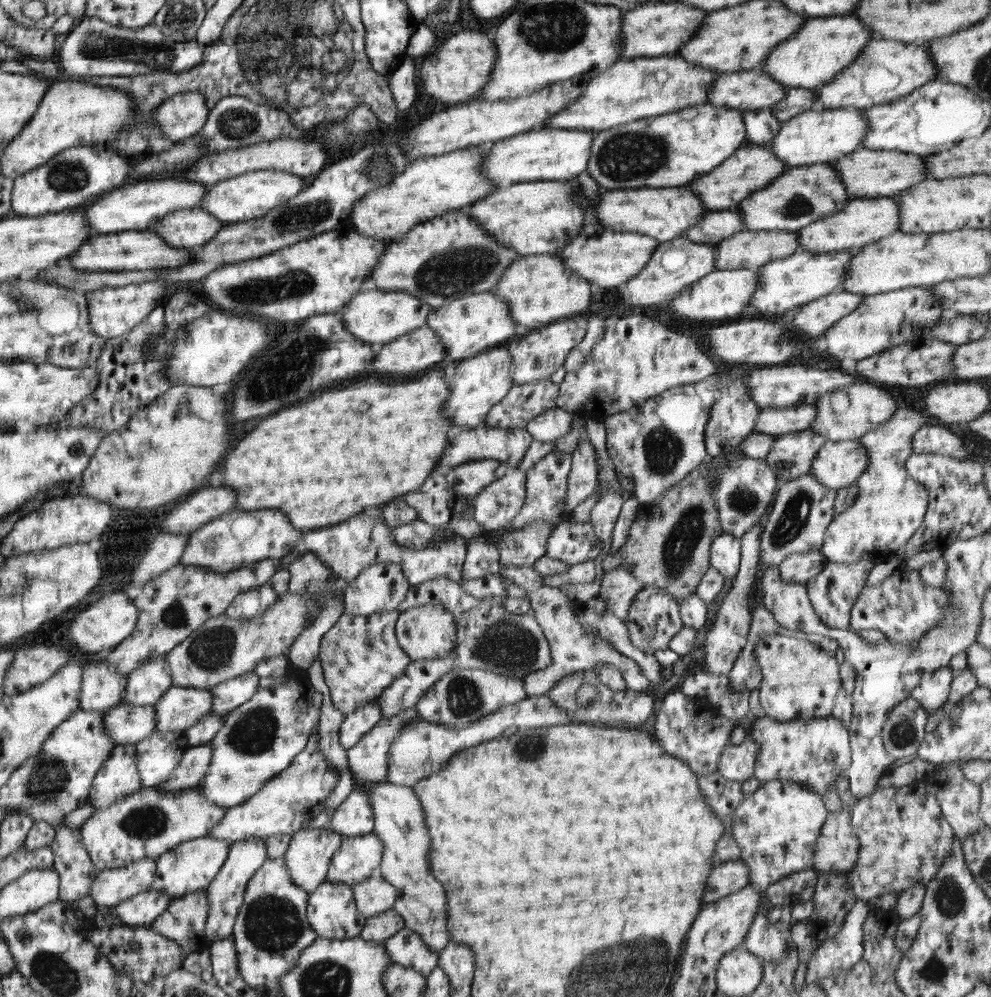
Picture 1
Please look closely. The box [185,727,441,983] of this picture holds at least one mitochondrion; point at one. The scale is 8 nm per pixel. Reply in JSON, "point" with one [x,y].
{"point":[272,923]}

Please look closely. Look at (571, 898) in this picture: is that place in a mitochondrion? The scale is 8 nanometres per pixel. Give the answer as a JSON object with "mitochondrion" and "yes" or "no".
{"mitochondrion":"no"}

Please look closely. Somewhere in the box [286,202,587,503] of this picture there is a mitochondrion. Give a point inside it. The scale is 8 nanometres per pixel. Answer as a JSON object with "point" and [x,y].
{"point":[451,272]}

